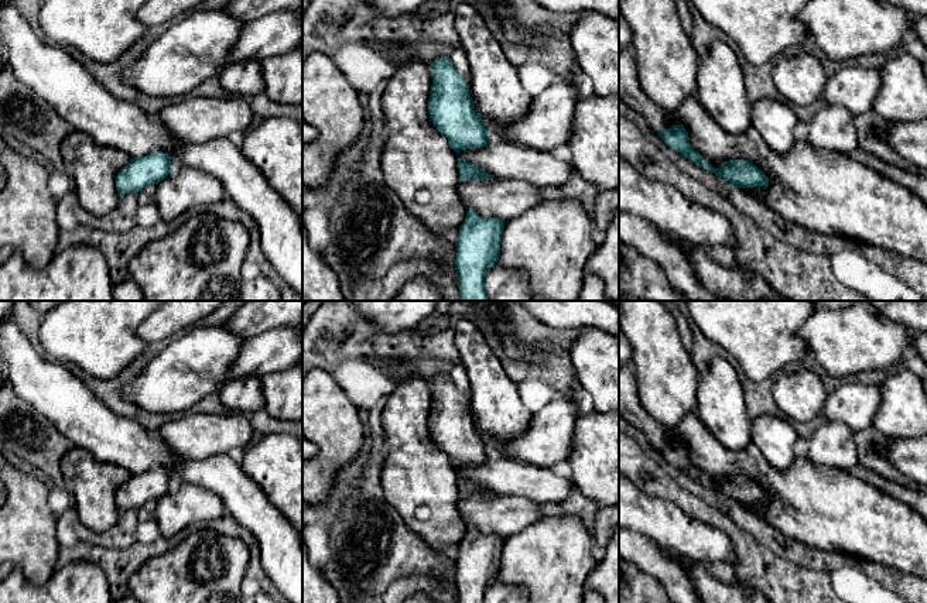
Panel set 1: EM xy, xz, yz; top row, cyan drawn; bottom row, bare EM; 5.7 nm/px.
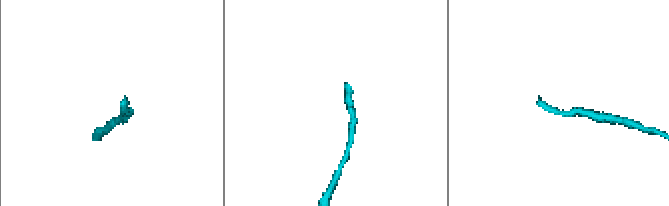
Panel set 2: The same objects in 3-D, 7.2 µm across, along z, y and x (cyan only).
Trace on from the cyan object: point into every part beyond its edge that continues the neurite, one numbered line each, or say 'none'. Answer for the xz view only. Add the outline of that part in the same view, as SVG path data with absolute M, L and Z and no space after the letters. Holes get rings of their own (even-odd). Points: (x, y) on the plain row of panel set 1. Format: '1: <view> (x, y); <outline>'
1: xz (417, 478); M417 376L396 381L394 391L383 400L386 458L382 467L382 487L387 503L398 511L403 521L432 549L444 552L448 545L459 545L466 534L466 525L458 511L458 470L428 431L431 402L430 384Z

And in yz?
1: yz (823, 507); M632 364L619 366L619 415L637 428L656 449L673 441L683 441L688 448L690 460L714 484L729 476L753 479L766 490L769 501L740 506L760 514L784 537L824 552L846 554L927 579L927 520L846 470L814 465L804 456L796 456L787 469L774 469L753 443L742 450L725 448L699 421L697 412L668 428L643 407Z

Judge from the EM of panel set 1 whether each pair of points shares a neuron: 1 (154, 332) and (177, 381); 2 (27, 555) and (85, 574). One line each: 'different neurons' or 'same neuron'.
1: different neurons
2: different neurons

